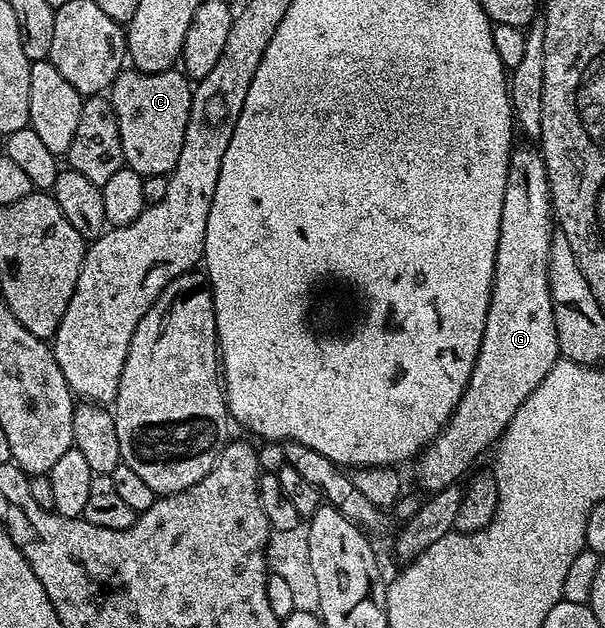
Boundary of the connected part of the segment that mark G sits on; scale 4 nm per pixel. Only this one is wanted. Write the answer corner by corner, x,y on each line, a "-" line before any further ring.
514,147
509,161
507,186
505,187
505,193
503,194
503,214
501,215
501,225
499,226
499,246
495,250
493,289
491,290
491,298
489,299
489,309
487,310
487,322
485,323
483,342
479,346
479,354
475,358
475,366
471,370
471,378
463,390
463,398
459,398
459,402
455,406
451,418
445,423
444,428
441,429
441,433
434,438
431,444
428,444
426,448
421,449
415,460
415,465
417,464
417,480
422,484
420,487
424,489
426,493
432,494
439,490
443,490
447,486
457,484
458,481
460,481
460,476
463,475
462,477
464,477
466,473
470,471
468,468
471,467
472,464
488,450
488,448
490,451
490,449
496,445
497,441
500,440
503,433
505,433
505,427
509,425
511,418
515,418
515,410
519,410
519,406
523,406
527,394
531,394
531,390
535,390
535,386
539,386
539,382
543,382
543,378
547,378
547,370
551,370
551,366
557,364
559,359
559,353
557,351
557,331
555,330
555,318
553,317
551,290
549,289
549,247
551,246
551,238
553,237
554,231
555,217
553,215
553,202
549,199
549,179
547,178
545,159
543,159
540,151
538,151
536,147

